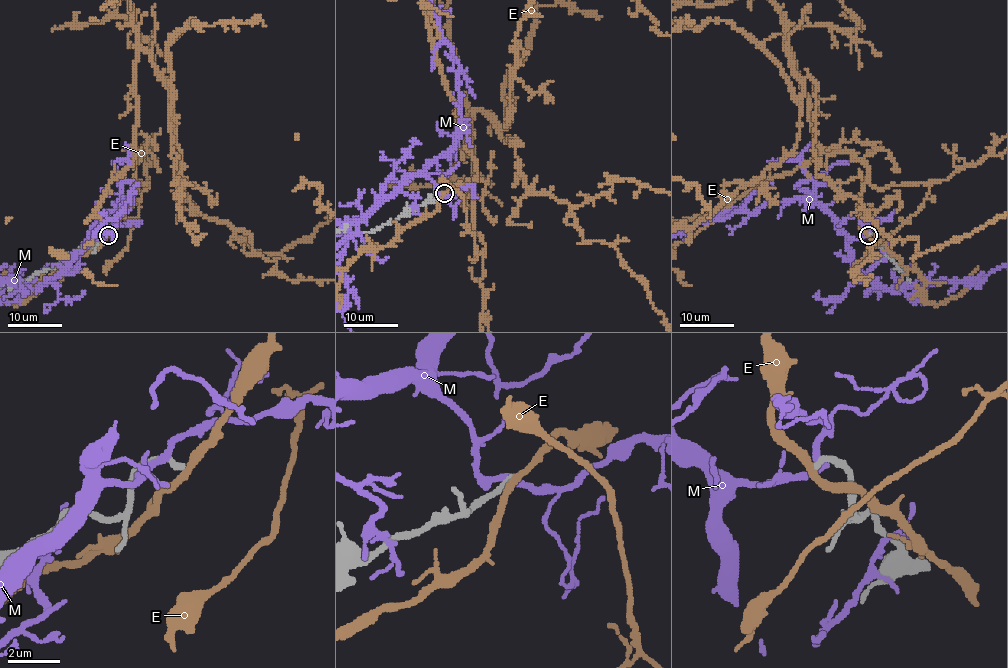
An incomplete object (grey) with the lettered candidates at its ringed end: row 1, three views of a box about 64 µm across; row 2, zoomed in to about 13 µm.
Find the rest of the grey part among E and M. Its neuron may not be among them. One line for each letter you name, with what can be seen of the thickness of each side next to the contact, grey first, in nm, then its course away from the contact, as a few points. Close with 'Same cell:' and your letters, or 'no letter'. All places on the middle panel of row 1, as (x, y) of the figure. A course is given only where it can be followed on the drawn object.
Same cell: no letter

